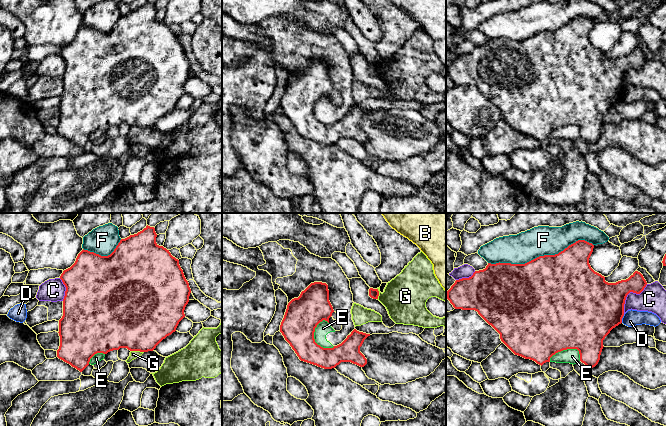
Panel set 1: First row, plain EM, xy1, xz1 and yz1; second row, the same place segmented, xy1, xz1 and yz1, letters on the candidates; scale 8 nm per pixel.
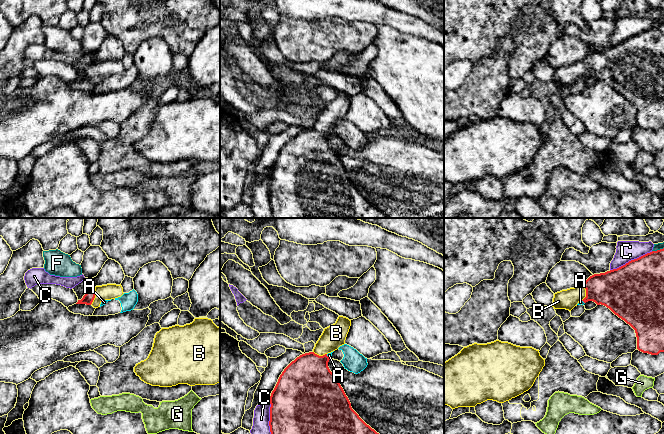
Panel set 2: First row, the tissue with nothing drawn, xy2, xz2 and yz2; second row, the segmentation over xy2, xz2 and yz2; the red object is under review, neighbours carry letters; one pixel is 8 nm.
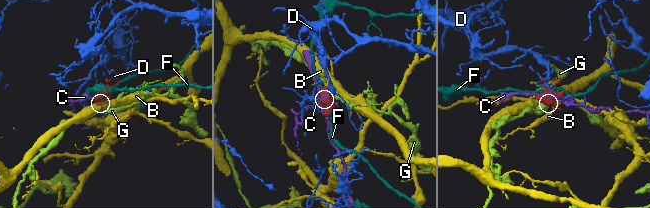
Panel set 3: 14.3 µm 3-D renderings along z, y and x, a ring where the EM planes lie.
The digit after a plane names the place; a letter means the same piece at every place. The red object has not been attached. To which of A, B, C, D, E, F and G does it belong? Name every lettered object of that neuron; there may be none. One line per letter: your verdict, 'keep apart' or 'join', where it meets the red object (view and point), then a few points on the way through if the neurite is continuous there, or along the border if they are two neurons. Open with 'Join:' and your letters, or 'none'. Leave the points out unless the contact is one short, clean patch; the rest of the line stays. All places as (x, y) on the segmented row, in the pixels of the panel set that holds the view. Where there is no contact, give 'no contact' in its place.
Join: B
A: keep apart | xz2 (327, 356) | along xz2 (326, 354), (330, 358)
B: join | xy2 (94, 296) | across xy2 (88, 298), (94, 296), (110, 291)
C: keep apart | yz2 (631, 260)
D: keep apart | yz1 (622, 317) | along yz1 (624, 314), (621, 322)
E: keep apart | xz1 (314, 340) | along xz1 (323, 319), (315, 328), (314, 340), (323, 347), (334, 346)
F: keep apart | yz1 (540, 256)
G: keep apart | xy1 (137, 350) | along xy1 (131, 350), (143, 352)

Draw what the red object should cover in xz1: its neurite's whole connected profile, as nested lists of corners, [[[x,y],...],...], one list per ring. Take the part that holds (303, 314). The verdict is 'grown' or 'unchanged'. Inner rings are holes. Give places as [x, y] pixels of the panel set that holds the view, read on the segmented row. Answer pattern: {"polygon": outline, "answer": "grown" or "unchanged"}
{"polygon": [[[311,283],[298,298],[288,303],[280,332],[301,361],[324,369],[335,368],[341,362],[364,367],[367,359],[360,352],[360,347],[370,334],[354,329],[341,344],[333,348],[323,348],[315,342],[315,328],[323,320],[329,323],[333,312],[328,285]]], "answer": "unchanged"}

